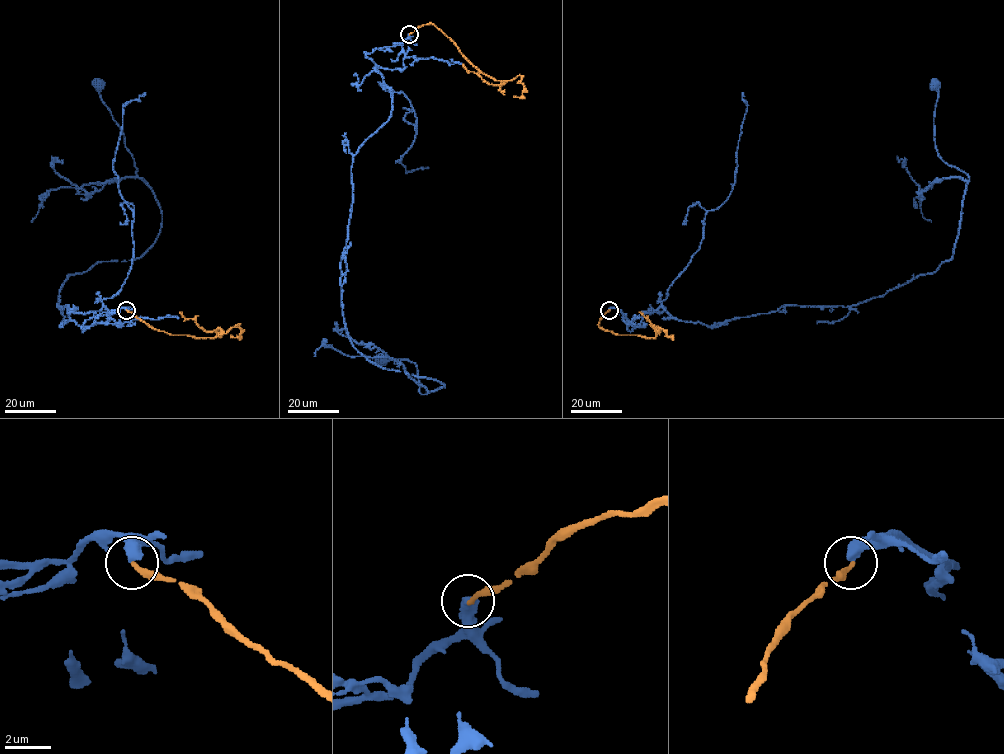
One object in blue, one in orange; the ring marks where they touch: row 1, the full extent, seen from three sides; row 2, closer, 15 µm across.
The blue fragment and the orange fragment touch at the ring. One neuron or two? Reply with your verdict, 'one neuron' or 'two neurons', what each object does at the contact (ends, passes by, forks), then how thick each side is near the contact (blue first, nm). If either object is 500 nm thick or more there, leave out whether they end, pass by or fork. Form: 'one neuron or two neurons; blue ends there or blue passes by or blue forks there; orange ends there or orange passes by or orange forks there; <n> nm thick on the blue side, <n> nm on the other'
one neuron; 550 nm thick on the blue side, 220 nm on the other

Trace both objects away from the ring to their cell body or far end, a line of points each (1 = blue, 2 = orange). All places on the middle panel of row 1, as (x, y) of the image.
1: (409, 34), (364, 52), (392, 112), (353, 158), (342, 314), (368, 359), (444, 386), (380, 358)
2: (409, 34), (422, 25), (432, 24), (481, 72), (496, 80), (506, 81), (488, 84), (463, 64)

